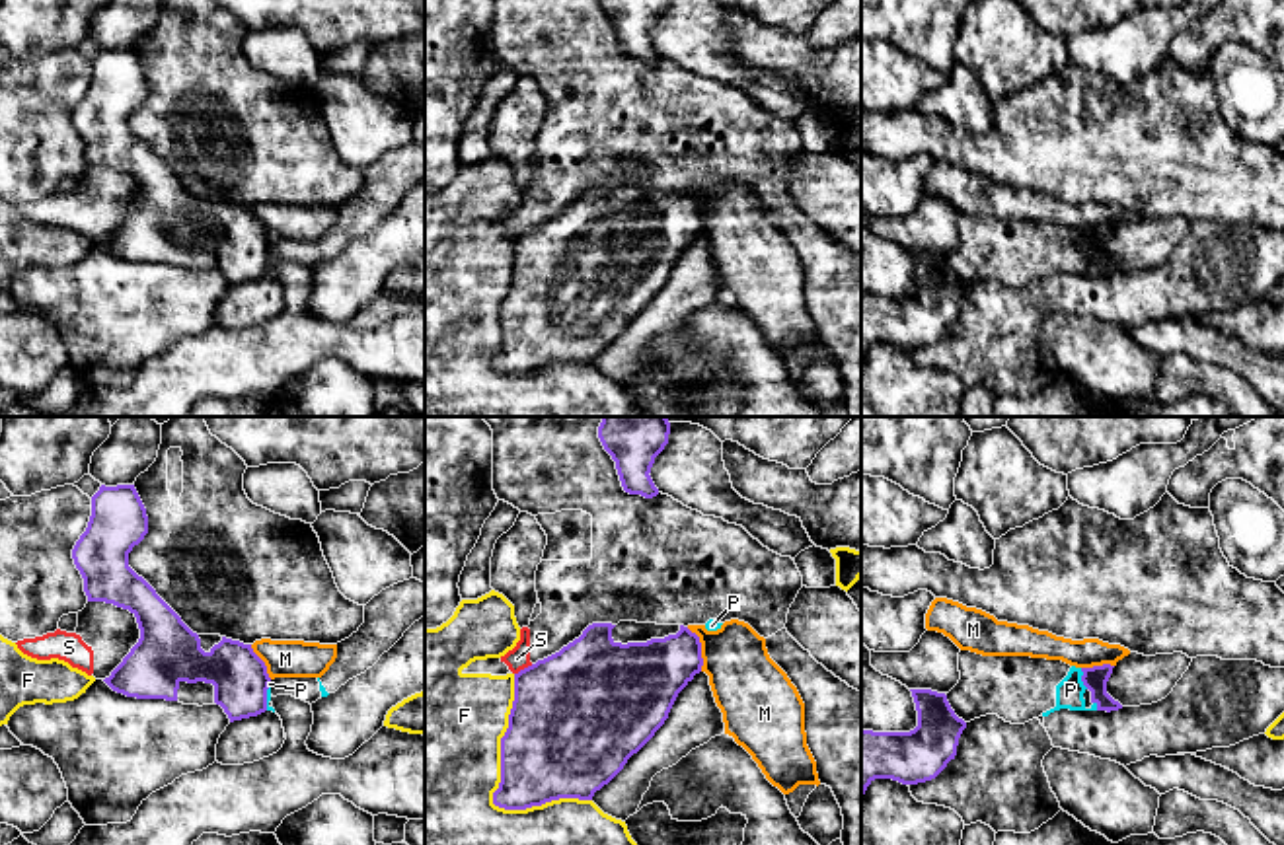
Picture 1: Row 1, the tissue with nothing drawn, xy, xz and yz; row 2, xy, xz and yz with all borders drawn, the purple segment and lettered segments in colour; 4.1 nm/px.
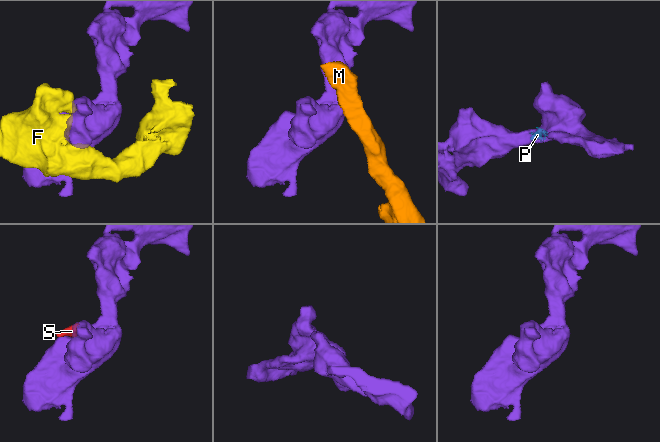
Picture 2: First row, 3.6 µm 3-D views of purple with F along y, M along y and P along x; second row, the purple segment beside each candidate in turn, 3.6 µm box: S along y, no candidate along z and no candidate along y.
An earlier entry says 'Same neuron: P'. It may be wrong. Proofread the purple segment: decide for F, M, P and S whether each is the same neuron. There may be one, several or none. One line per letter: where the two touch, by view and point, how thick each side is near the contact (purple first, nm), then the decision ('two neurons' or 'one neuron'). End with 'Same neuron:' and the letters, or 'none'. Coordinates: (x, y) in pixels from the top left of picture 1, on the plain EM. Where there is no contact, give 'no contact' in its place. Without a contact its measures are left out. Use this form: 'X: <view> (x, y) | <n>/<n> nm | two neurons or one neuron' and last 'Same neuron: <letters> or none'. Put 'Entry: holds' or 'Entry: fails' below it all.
F: xz (499, 351) | 400/480 nm | two neurons
M: xz (700, 213) | 280/300 nm | two neurons
P: yz (1082, 242) | 100/110 nm | two neurons
S: xz (525, 232) | 480/90 nm | two neurons
Same neuron: none
Entry: fails

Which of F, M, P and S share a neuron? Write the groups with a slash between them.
F / M / P S

